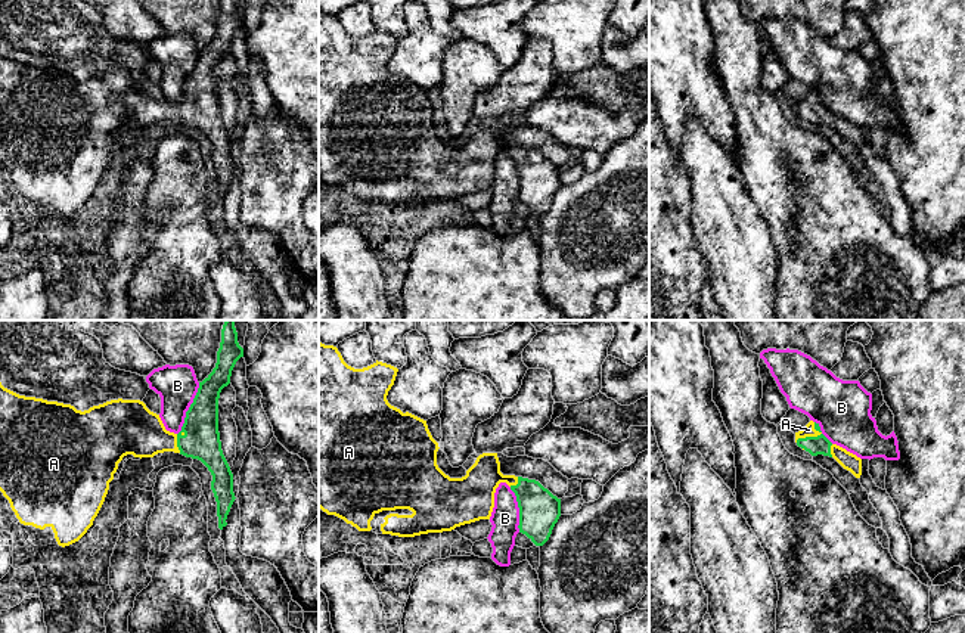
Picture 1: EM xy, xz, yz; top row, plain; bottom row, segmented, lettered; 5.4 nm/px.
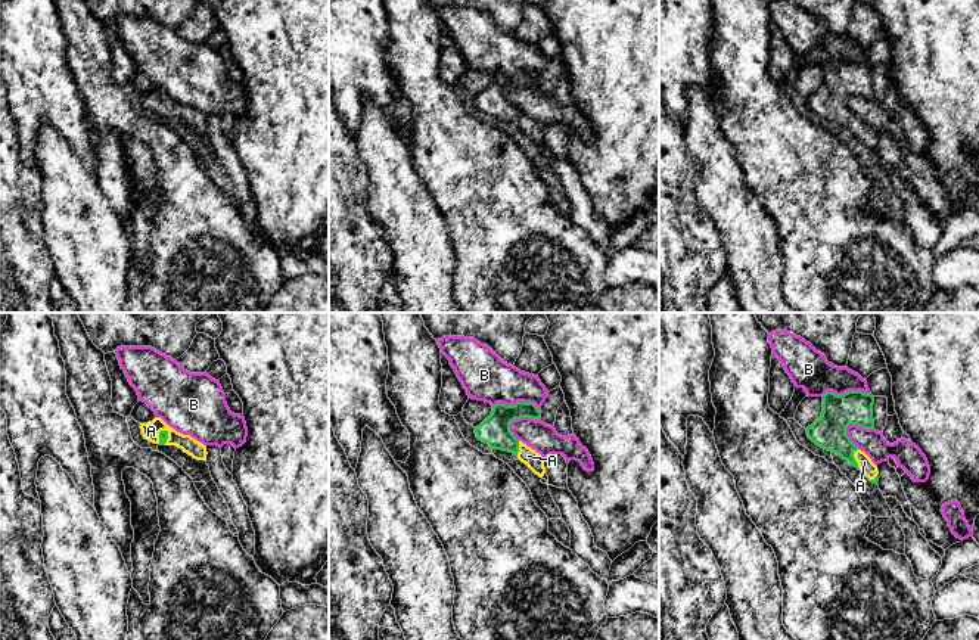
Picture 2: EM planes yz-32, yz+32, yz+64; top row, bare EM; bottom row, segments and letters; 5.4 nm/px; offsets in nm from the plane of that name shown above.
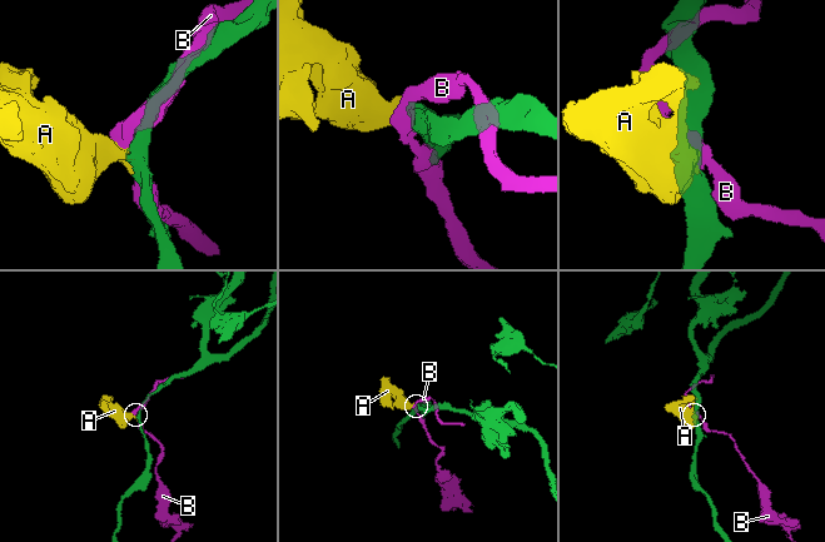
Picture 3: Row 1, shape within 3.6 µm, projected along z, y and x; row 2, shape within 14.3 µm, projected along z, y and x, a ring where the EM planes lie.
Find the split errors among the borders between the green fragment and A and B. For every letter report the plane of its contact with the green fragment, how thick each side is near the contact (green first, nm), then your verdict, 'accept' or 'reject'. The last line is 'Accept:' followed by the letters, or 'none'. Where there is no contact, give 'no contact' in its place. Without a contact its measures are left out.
A: yz | 100/70 nm | accept
B: xy | 200/220 nm | reject
Accept: A

